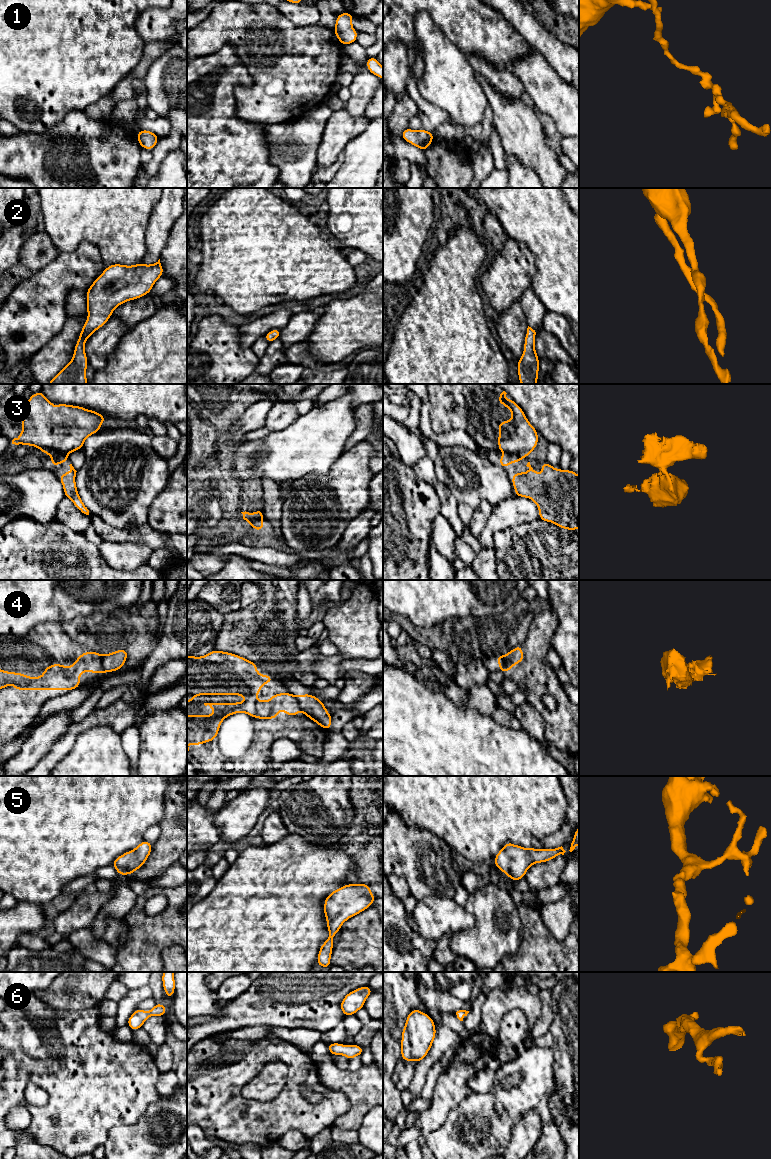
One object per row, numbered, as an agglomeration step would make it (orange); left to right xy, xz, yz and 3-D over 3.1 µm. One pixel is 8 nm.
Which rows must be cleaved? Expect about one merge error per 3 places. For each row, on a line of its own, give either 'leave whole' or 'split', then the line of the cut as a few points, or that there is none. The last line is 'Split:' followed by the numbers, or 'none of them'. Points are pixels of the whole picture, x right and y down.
1: leave whole | no cut
2: leave whole | no cut
3: split | yz (507, 453), (523, 454), (525, 456)
4: split | xy (101, 655), (101, 666), (105, 671)
5: leave whole | no cut
6: leave whole | no cut
Split: 3, 4

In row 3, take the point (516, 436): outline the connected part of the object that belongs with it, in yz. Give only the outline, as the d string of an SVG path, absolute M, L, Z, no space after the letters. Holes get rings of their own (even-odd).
M503 391L499 401L512 411L512 419L498 423L498 450L509 455L529 456L538 445L538 431L528 421L520 406L514 400L508 400L506 394Z

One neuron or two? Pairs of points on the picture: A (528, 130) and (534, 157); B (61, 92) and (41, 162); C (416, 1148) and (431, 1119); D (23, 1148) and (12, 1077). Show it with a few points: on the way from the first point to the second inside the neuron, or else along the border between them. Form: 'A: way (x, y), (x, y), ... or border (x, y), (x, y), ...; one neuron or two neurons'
A: way (528, 137), (528, 144), (532, 150); one neuron
B: border (70, 112), (58, 123), (40, 133), (28, 132); two neurons
C: border (425, 1135), (420, 1135), (407, 1143); two neurons
D: border (27, 1107), (15, 1105), (10, 1108); two neurons

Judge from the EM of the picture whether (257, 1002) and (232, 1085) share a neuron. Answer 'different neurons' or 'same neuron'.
different neurons

